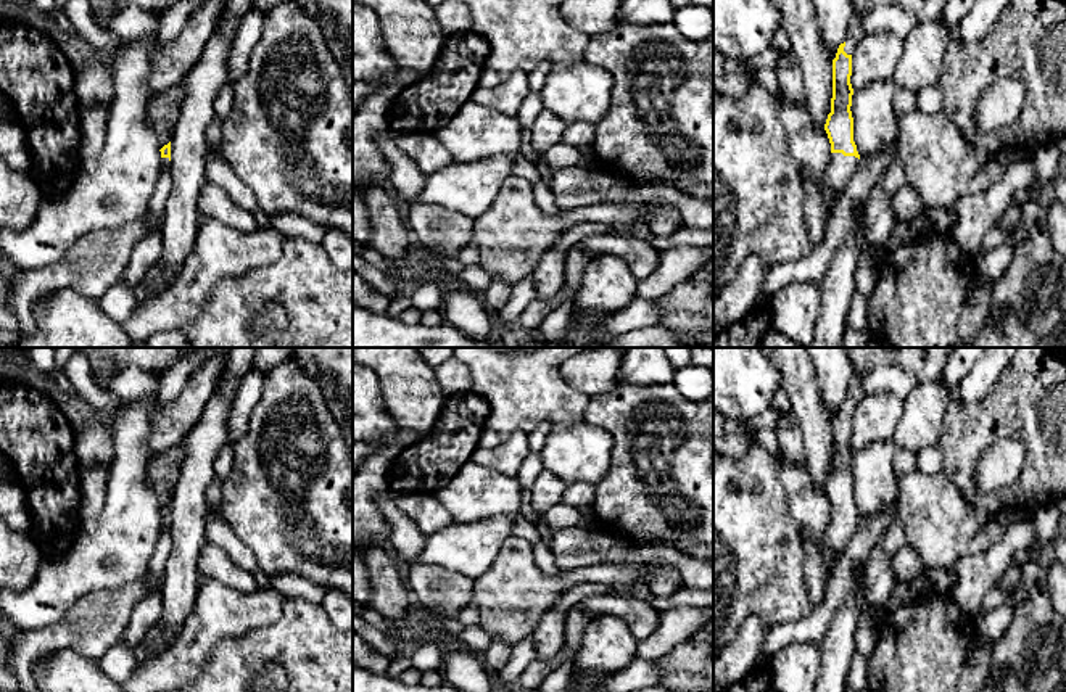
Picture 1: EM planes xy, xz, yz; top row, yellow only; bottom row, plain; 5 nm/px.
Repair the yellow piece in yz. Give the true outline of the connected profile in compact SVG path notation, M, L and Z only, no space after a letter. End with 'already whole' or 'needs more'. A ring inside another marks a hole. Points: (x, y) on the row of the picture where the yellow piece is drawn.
M855 11L850 19L849 37L839 45L833 60L833 98L831 113L828 114L824 130L831 143L831 158L824 167L823 180L831 190L831 201L826 203L828 217L837 198L844 193L850 177L853 175L860 154L853 142L852 117L852 53L863 34L865 13Z; needs more

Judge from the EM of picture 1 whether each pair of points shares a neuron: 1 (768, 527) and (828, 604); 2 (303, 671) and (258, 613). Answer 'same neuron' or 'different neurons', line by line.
1: different neurons
2: different neurons

